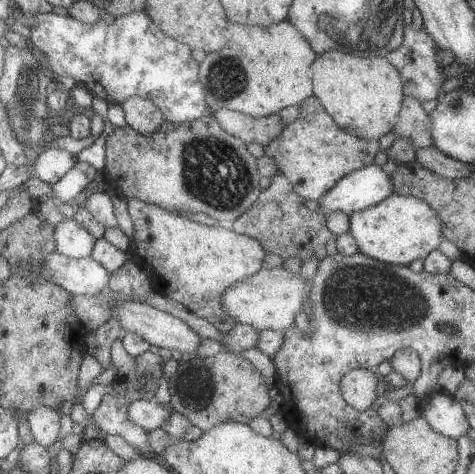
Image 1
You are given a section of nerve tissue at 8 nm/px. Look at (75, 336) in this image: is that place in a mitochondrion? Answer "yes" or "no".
no

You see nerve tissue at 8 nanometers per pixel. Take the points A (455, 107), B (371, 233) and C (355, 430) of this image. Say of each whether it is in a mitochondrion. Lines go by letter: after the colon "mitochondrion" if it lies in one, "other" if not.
A: mitochondrion
B: other
C: other

